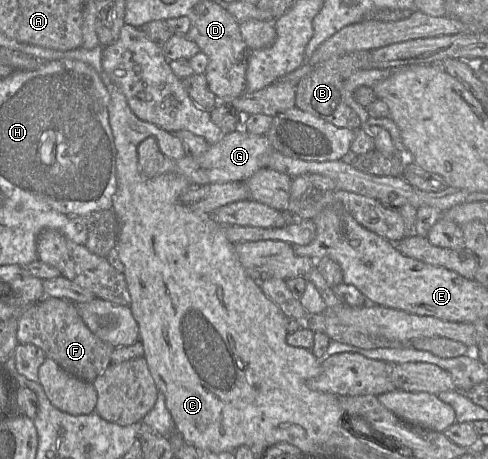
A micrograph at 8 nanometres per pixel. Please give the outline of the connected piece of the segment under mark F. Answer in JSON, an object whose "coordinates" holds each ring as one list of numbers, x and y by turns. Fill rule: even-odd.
{"coordinates":[[44,299,18,318,17,340,19,345,40,348,47,359,55,361,66,373,89,384,105,374,114,349,90,334,75,306,57,299]]}

